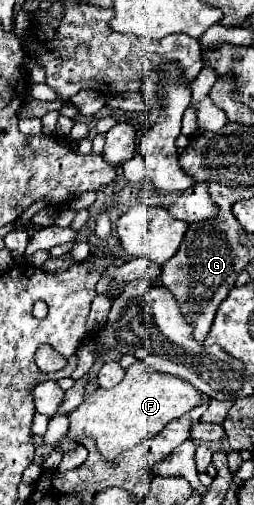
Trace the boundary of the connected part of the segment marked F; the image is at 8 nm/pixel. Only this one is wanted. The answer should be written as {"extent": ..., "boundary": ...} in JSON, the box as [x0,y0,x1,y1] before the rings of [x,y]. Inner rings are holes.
{"extent":[67,361,199,461],"boundary":[[[135,361],[117,387],[95,389],[79,407],[75,407],[75,411],[67,413],[67,441],[79,445],[81,439],[91,437],[103,459],[113,461],[125,449],[131,449],[139,441],[157,435],[169,421],[181,417],[191,407],[199,405],[199,401],[199,391],[193,385],[181,381],[179,377],[157,373],[143,361]]]}

